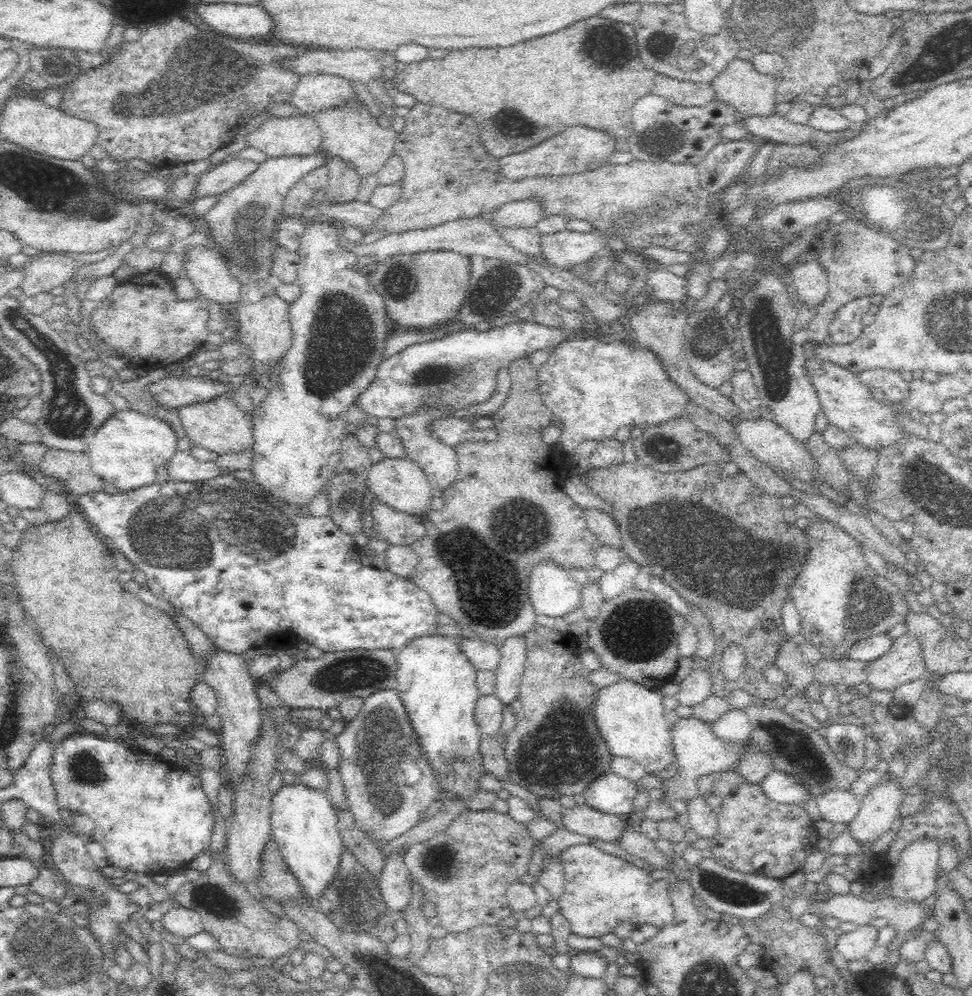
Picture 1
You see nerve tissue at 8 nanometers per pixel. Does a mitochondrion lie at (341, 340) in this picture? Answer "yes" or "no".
yes

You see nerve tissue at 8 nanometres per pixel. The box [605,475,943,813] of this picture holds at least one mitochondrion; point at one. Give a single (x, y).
(693, 540)

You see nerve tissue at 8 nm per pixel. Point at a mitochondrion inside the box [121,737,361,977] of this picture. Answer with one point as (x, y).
(209, 897)

